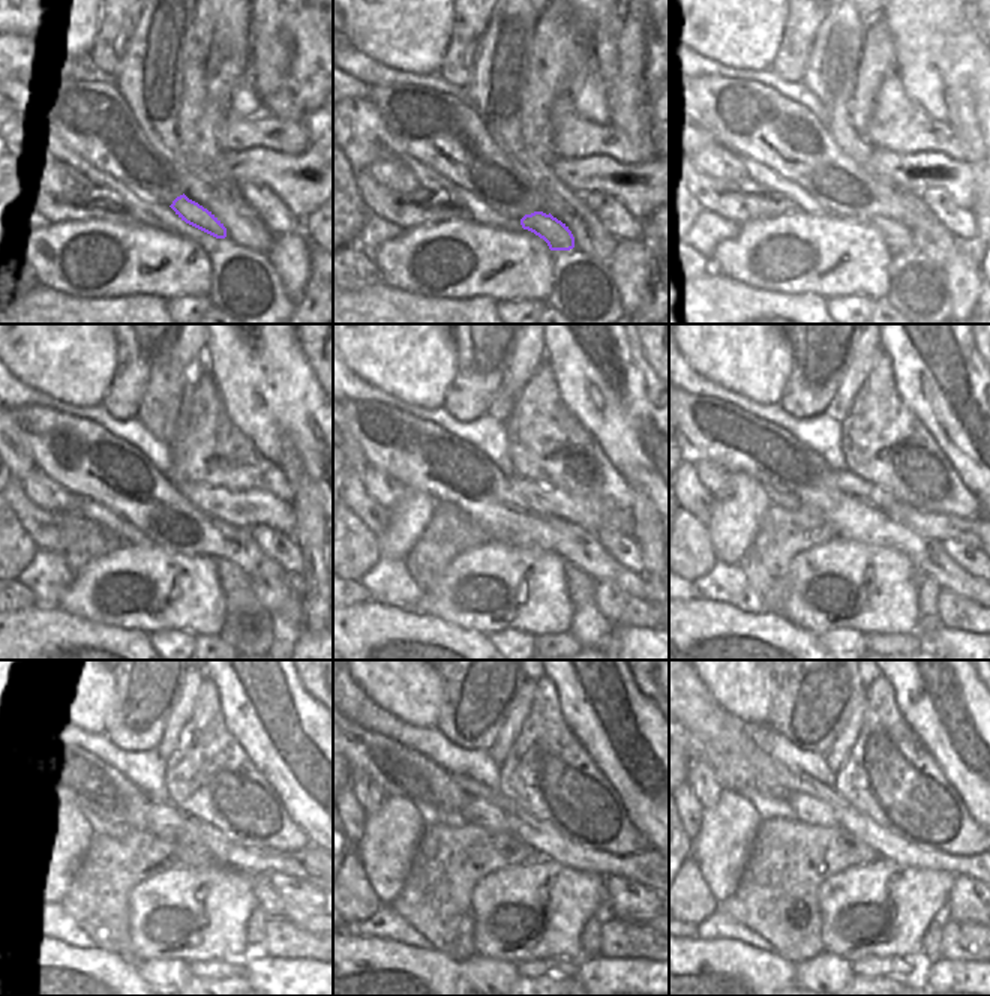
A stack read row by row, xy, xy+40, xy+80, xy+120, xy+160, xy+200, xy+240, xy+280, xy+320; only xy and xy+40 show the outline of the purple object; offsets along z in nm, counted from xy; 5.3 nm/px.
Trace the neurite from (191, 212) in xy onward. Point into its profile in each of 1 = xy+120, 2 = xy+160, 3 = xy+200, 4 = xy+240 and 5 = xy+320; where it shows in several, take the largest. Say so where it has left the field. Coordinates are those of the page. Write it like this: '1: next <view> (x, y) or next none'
1: next xy+120 (233, 579)
2: next xy+160 (581, 587)
3: next xy+200 (927, 588)
4: next xy+240 (257, 921)
5: next xy+320 (930, 951)

